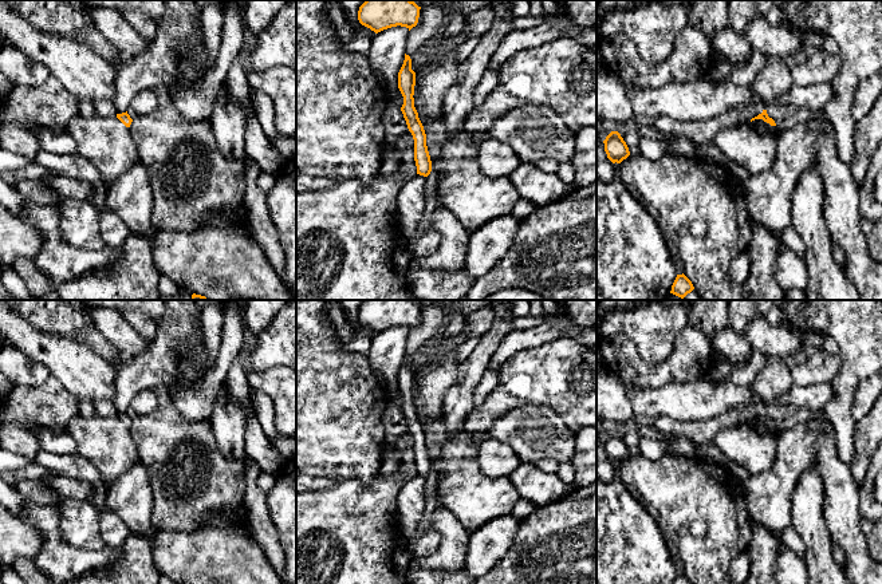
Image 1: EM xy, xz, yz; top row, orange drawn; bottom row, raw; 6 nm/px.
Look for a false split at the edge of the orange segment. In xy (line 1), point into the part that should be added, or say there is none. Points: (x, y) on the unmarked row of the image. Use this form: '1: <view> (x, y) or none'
1: none

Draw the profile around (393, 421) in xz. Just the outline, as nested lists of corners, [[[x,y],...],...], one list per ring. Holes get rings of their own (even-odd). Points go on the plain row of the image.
[[[391,398],[386,400],[382,425],[385,429],[385,445],[386,447],[395,447],[398,439],[406,431],[407,425],[401,409],[395,406]]]

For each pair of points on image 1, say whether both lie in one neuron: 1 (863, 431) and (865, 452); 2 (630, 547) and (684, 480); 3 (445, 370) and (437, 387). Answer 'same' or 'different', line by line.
1: same
2: different
3: same

